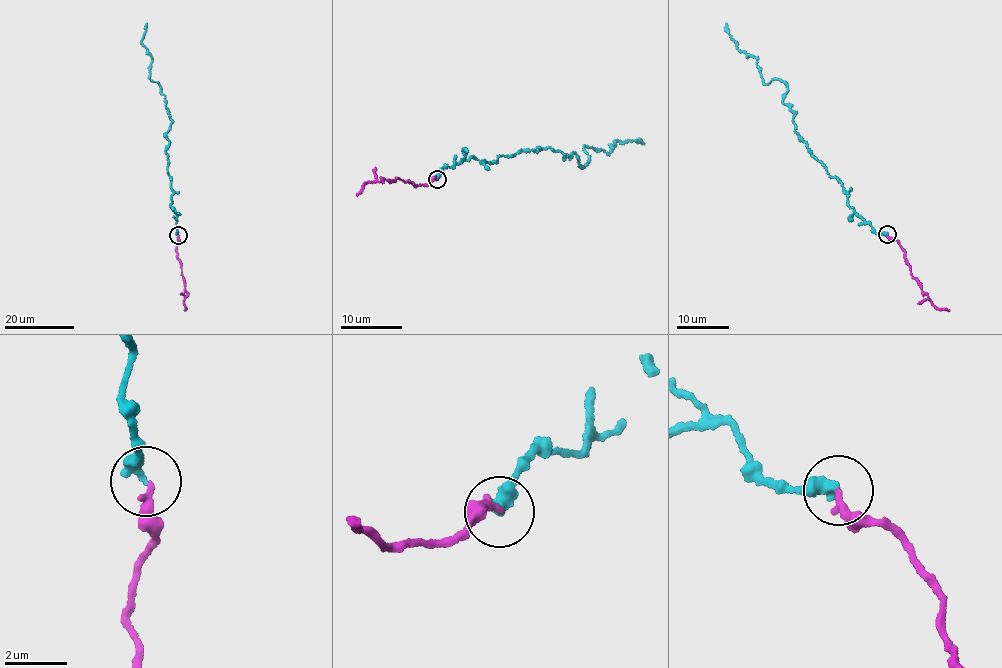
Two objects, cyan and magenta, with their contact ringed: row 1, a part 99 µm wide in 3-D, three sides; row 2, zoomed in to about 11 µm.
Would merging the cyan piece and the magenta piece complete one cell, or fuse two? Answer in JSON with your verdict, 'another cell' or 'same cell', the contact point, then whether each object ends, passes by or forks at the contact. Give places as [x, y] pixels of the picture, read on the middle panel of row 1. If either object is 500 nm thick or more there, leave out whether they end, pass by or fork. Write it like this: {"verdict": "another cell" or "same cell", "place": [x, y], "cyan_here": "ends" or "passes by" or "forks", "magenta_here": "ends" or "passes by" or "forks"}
{"verdict": "same cell", "place": [437, 179], "cyan_here": "ends", "magenta_here": "ends"}

